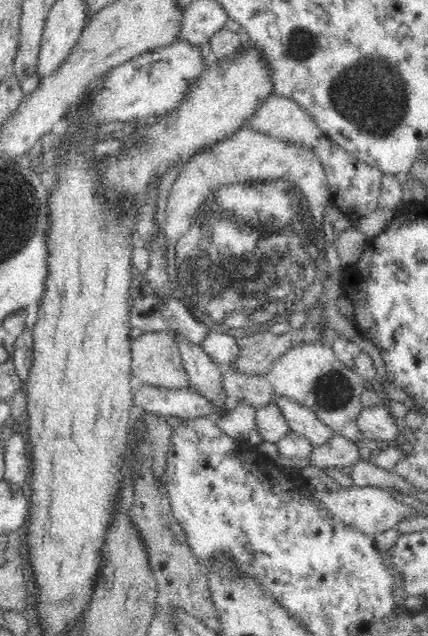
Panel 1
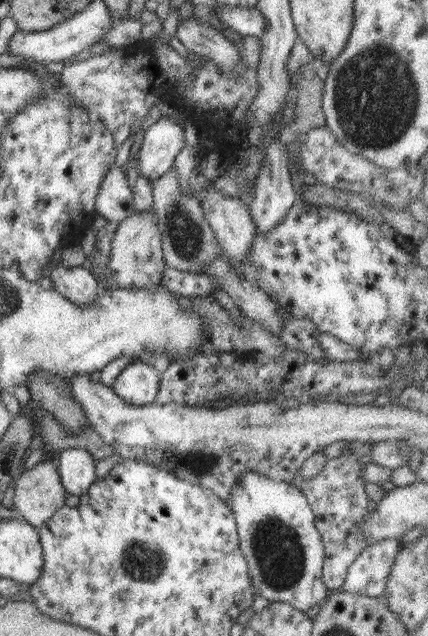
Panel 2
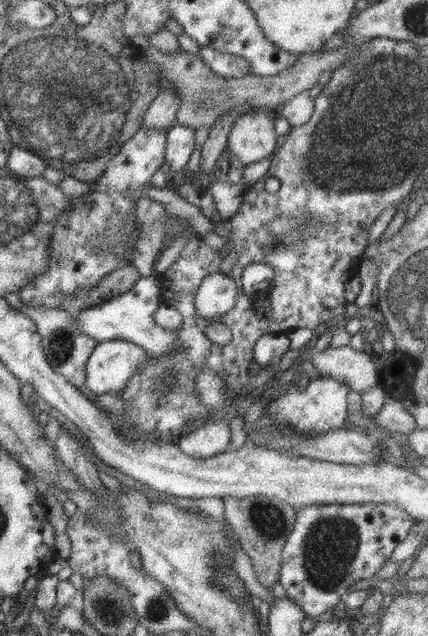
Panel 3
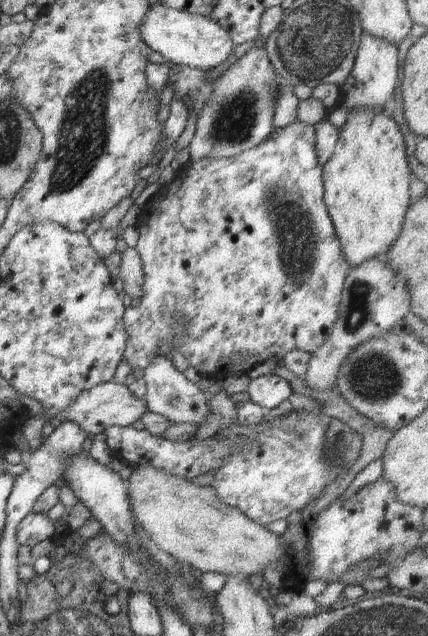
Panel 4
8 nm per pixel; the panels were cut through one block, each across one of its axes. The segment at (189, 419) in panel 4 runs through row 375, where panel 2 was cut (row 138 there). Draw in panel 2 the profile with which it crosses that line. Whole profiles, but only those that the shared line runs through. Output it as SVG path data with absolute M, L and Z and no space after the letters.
M165 116L142 132L139 140L140 174L152 182L173 167L176 156L187 146L184 124L175 124Z

